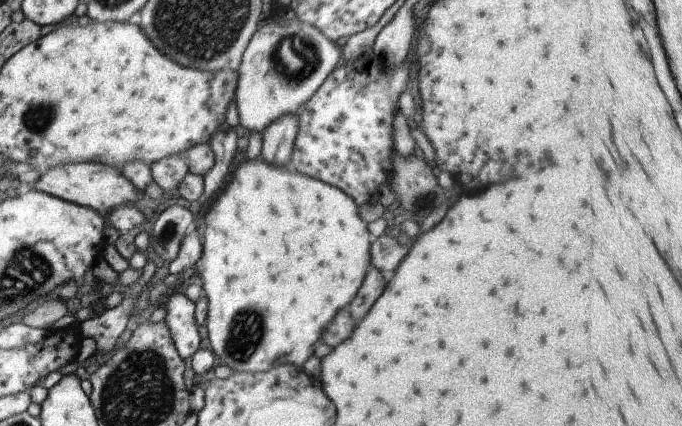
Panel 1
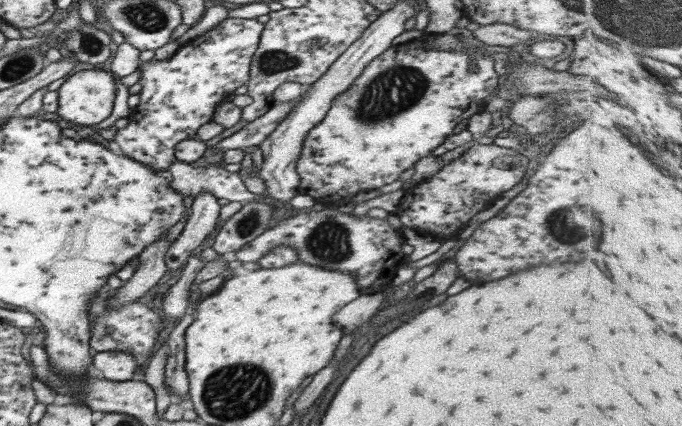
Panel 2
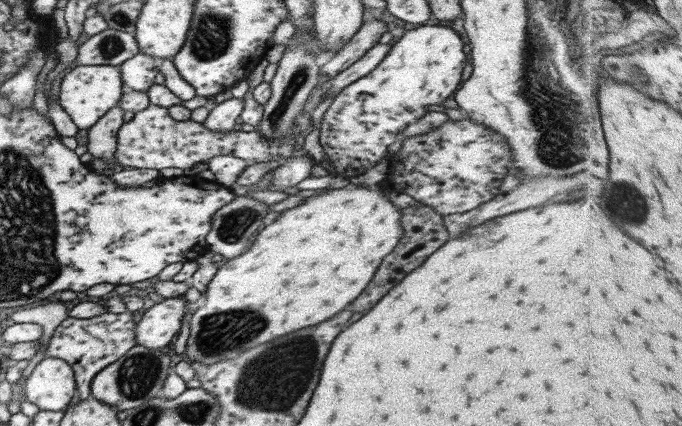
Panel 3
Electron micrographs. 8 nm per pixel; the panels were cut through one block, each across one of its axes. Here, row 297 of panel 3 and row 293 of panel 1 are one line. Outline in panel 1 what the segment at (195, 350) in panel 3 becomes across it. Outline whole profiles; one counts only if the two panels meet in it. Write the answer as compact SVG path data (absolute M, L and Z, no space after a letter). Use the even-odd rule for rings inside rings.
M261 160L243 162L234 170L227 188L219 194L209 205L205 213L203 228L203 240L200 260L194 265L196 273L203 278L203 287L206 299L205 328L207 340L212 354L227 366L232 372L261 373L275 365L303 366L303 362L315 352L315 344L321 340L321 334L327 328L327 322L331 322L331 316L337 314L343 306L347 306L365 276L365 270L369 266L369 234L365 228L365 222L359 218L355 204L349 196L341 194L341 190L327 186L323 182L317 182L313 178L305 178L289 166L293 174L289 174L285 168L273 168L263 164Z

